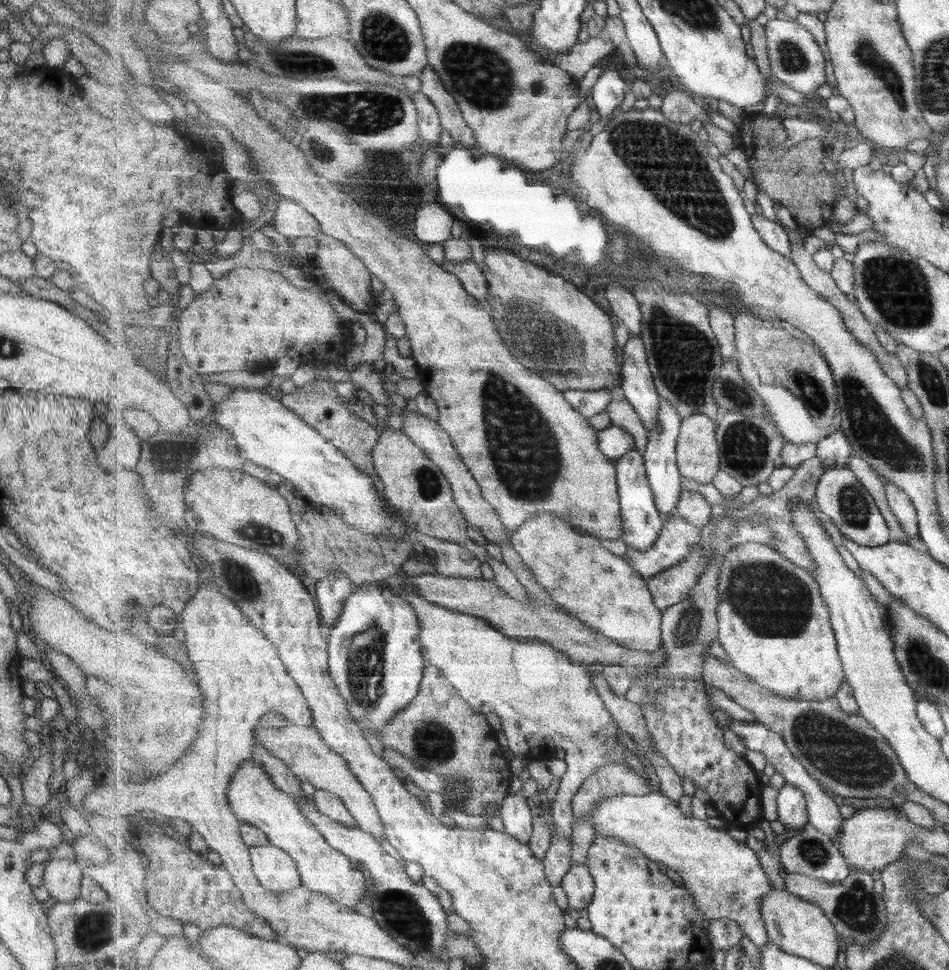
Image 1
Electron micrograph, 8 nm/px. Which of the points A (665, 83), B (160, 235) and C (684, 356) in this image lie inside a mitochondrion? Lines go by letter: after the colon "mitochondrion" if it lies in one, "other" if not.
A: other
B: other
C: mitochondrion

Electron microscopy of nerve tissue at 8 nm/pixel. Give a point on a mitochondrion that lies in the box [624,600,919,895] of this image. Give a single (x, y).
(855, 759)

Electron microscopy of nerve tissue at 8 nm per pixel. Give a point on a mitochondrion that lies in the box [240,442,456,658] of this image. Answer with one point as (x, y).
(429, 484)

